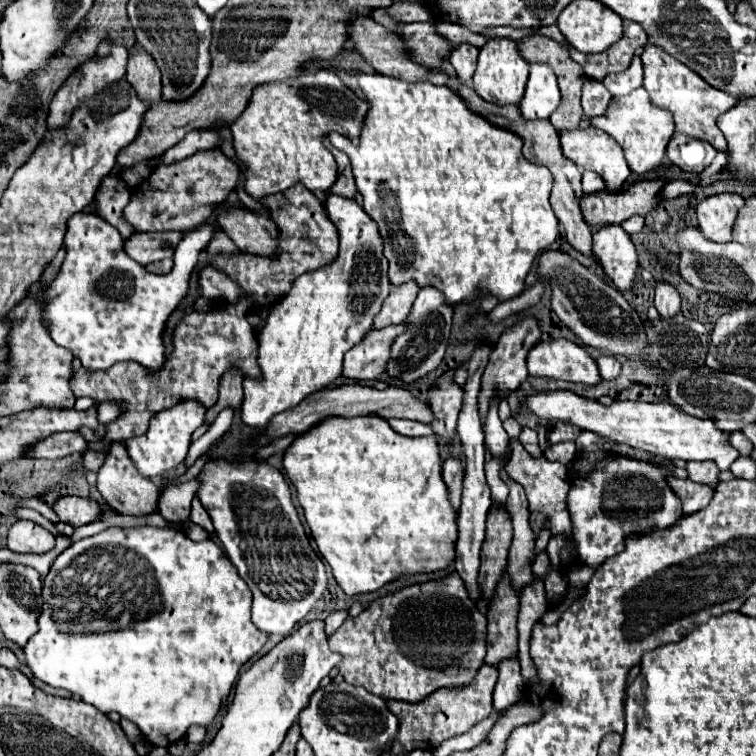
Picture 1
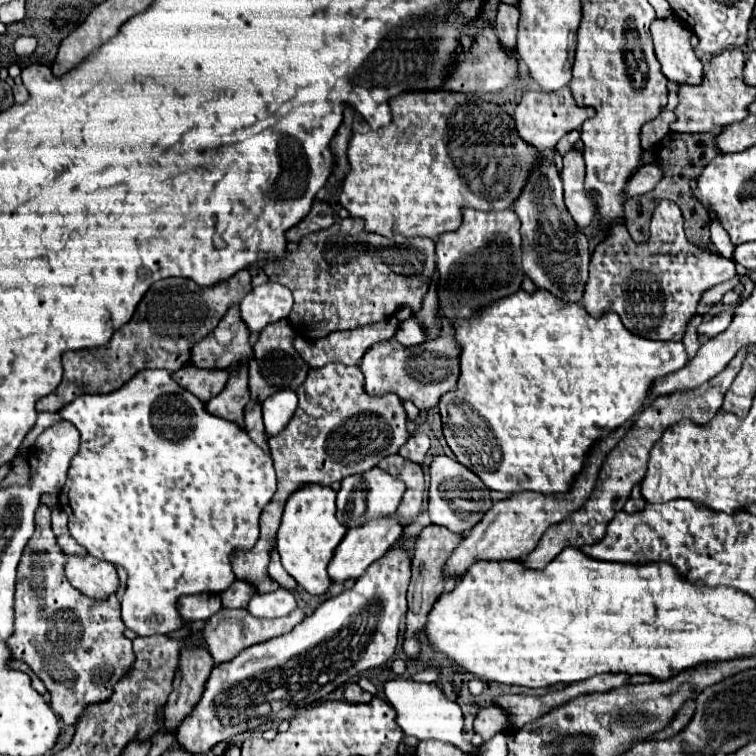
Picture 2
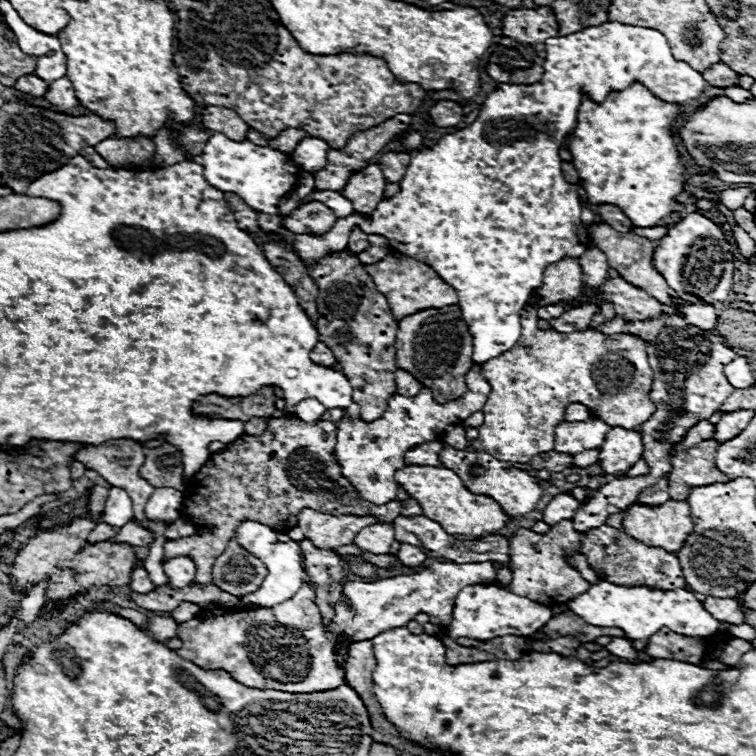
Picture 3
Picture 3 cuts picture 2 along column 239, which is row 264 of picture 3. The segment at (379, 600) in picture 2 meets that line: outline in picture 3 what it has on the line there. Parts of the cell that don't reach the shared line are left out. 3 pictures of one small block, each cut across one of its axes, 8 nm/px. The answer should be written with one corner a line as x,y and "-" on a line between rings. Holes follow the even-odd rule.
692,212
682,218
670,228
670,232
662,240
658,240
658,246
654,250
654,266
666,278
672,290
694,294
708,304
712,304
714,300
724,302
732,290
732,244
724,240
724,234
718,224
698,212

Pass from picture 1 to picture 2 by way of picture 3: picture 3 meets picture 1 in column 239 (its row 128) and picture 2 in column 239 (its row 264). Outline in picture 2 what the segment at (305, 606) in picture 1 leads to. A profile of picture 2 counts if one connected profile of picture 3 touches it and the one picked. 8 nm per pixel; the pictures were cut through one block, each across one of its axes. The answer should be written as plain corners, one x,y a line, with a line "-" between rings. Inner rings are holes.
164,369
140,370
134,374
116,392
112,394
82,394
80,398
74,398
68,406
60,408
58,412
64,420
72,422
80,433
80,447
73,457
68,470
66,481
66,496
68,496
68,506
72,508
72,520
68,522
70,534
76,538
78,544
82,544
90,556
106,560
114,566
124,566
128,572
128,590
122,596
122,622
126,628
136,632
138,636
154,636
154,634
170,634
176,632
184,626
180,622
180,612
178,612
178,598
186,594
200,594
200,592
210,592
210,594
220,594
224,592
232,582
232,566
230,566
230,554
236,548
252,548
254,542
258,540
258,518
264,506
272,500
276,492
276,474
272,466
272,458
258,448
252,438
238,426
226,422
224,418
214,418
212,414
206,414
206,408
194,394
184,390
172,380
171,373

